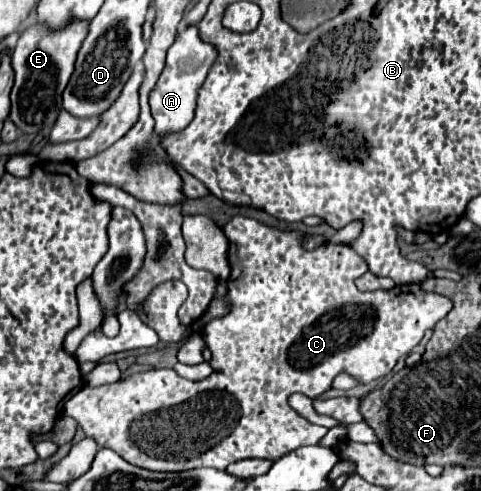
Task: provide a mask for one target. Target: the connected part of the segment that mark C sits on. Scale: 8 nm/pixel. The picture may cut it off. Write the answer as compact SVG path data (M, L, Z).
M233 216L227 220L227 224L223 226L223 232L229 240L229 264L231 264L231 276L229 276L229 288L227 288L227 302L229 302L229 314L221 316L221 318L213 318L211 322L205 324L205 330L201 330L201 336L205 340L205 344L211 350L211 360L213 362L213 374L201 382L191 382L181 378L175 370L170 368L151 368L145 372L137 372L131 374L125 380L119 380L115 384L105 384L99 388L91 388L85 386L81 388L71 400L65 402L63 414L75 418L79 422L79 426L83 428L85 436L93 438L101 448L111 448L115 450L121 458L125 458L129 464L135 464L139 468L147 468L147 470L159 470L159 472L183 472L183 470L193 470L193 468L217 468L217 470L225 470L231 462L237 460L245 460L245 458L267 458L267 460L277 460L285 454L289 454L295 448L301 446L309 446L309 444L319 444L319 440L327 434L327 428L323 426L315 426L309 420L305 420L303 416L299 416L289 404L287 398L293 392L301 392L307 394L309 398L317 398L319 394L323 394L325 390L331 388L331 382L337 374L347 372L351 376L355 376L359 380L359 384L369 384L377 378L387 376L399 358L407 356L423 338L423 334L427 330L431 330L441 318L445 318L451 308L453 302L437 292L425 292L419 284L409 284L409 286L395 286L389 292L387 290L373 290L373 292L361 292L355 288L353 280L361 274L365 274L369 268L363 262L363 258L349 250L351 246L347 244L333 244L329 240L321 242L315 250L306 251L301 244L305 242L305 236L309 236L307 232L301 230L279 230L273 226L267 226L255 218L245 218L245 216Z

